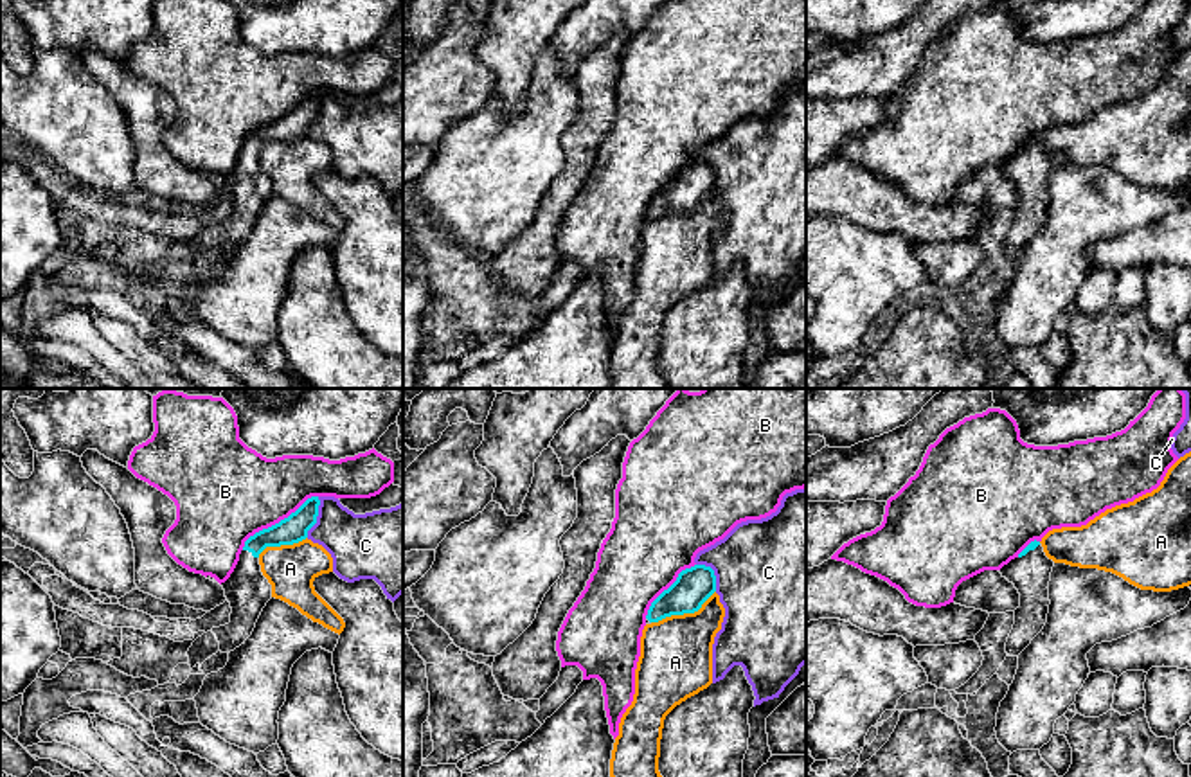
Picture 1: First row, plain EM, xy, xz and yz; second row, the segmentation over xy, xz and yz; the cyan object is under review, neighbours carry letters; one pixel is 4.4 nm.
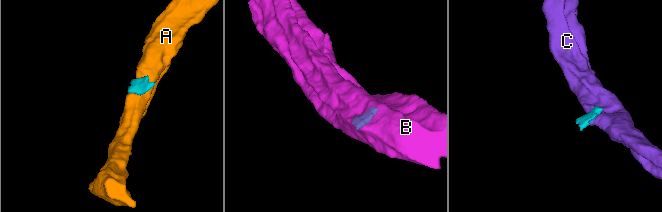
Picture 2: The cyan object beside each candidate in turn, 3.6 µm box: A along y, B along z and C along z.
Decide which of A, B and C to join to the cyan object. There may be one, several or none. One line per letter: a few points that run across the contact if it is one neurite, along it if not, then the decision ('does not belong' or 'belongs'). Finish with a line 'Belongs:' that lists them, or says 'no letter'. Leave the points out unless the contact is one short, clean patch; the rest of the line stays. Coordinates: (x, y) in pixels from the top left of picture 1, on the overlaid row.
A: line xz (715, 590), (697, 610), (671, 614), (652, 623); does not belong
B: does not belong
C: line xy (319, 497), (317, 522), (306, 536); does not belong
Belongs: no letter

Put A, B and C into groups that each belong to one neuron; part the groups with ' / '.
A / B / C

